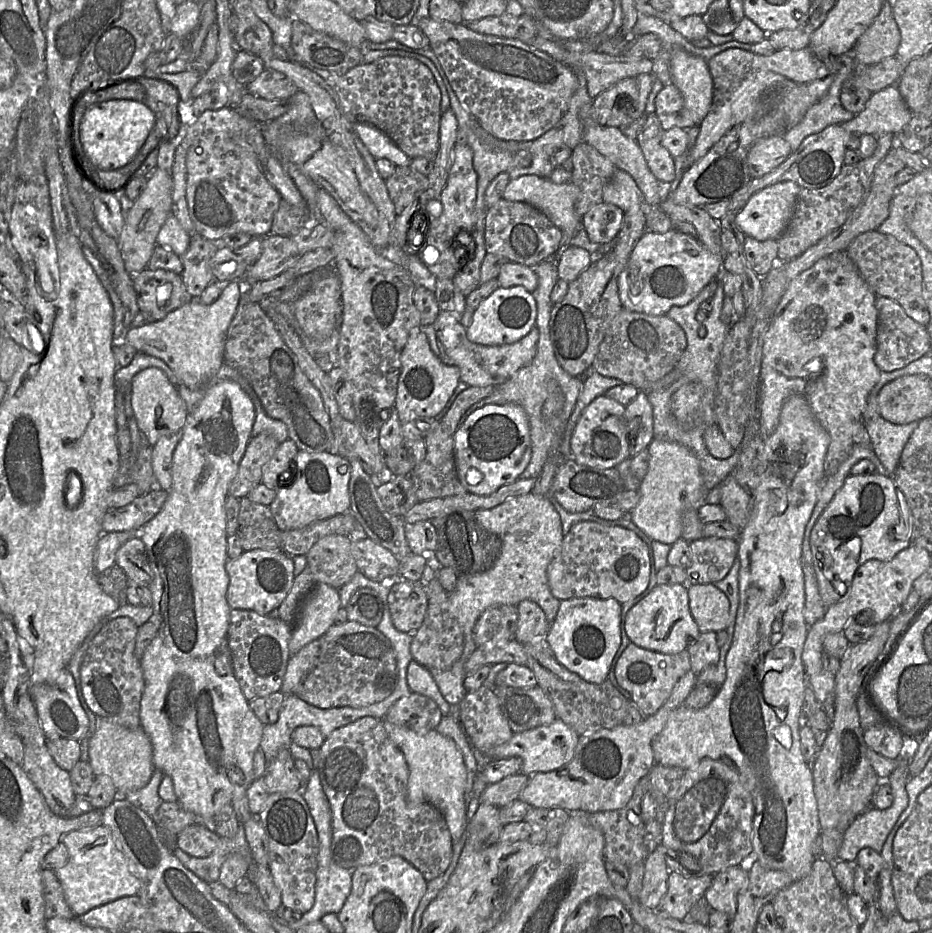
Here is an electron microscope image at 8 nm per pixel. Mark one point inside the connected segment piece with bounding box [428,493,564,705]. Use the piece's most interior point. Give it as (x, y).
(530, 528)

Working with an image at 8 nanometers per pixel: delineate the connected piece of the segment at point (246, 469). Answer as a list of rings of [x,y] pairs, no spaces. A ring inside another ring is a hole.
[[[262,433],[251,437],[239,463],[238,472],[229,487],[228,495],[240,500],[262,483],[262,469],[279,445],[272,434]]]

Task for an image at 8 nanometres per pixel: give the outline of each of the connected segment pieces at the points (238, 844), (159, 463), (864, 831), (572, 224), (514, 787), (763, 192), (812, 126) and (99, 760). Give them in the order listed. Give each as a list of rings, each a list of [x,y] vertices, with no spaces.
[[[239,823],[236,835],[233,838],[220,837],[220,843],[207,857],[191,856],[178,847],[173,849],[174,855],[181,863],[207,883],[219,880],[220,868],[223,862],[230,854],[235,852],[249,855],[249,848],[245,839],[245,828],[244,825]]]
[[[183,431],[161,437],[153,446],[152,467],[157,488],[169,491],[172,487],[172,460]]]
[[[901,762],[885,780],[890,784],[893,790],[894,800],[892,805],[884,810],[877,809],[876,807],[868,808],[862,814],[860,814],[845,831],[842,844],[837,853],[837,860],[855,861],[858,852],[866,847],[872,848],[878,853],[881,852],[887,836],[908,804],[906,783],[912,777],[908,775],[908,769],[906,766],[907,763],[908,762]]]
[[[523,175],[509,181],[501,198],[508,201],[519,201],[530,204],[544,213],[561,230],[563,234],[561,248],[565,248],[570,245],[570,239],[579,229],[579,226],[581,226],[581,217],[574,210],[574,204],[578,195],[579,188],[570,181],[556,184],[548,177]]]
[[[516,773],[503,778],[501,781],[488,784],[479,801],[498,808],[519,799],[520,793],[529,781],[529,776]]]
[[[782,181],[759,190],[737,214],[737,226],[756,240],[777,240],[791,220],[801,189],[793,181]]]
[[[853,49],[852,52],[847,52],[837,58],[841,67],[826,95],[807,110],[803,119],[796,126],[783,134],[778,134],[783,135],[793,152],[808,136],[819,133],[830,125],[847,122],[856,116],[855,113],[846,110],[840,100],[842,84],[851,74],[855,63]]]
[[[97,717],[96,730],[89,742],[89,764],[95,776],[110,777],[117,795],[123,797],[147,785],[155,770],[152,744],[141,727],[129,729],[100,717]]]

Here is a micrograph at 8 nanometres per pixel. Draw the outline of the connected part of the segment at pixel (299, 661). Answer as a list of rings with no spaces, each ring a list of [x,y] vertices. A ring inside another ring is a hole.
[[[316,639],[289,657],[280,689],[284,695],[296,693],[298,686],[312,669],[319,648],[320,640]]]

